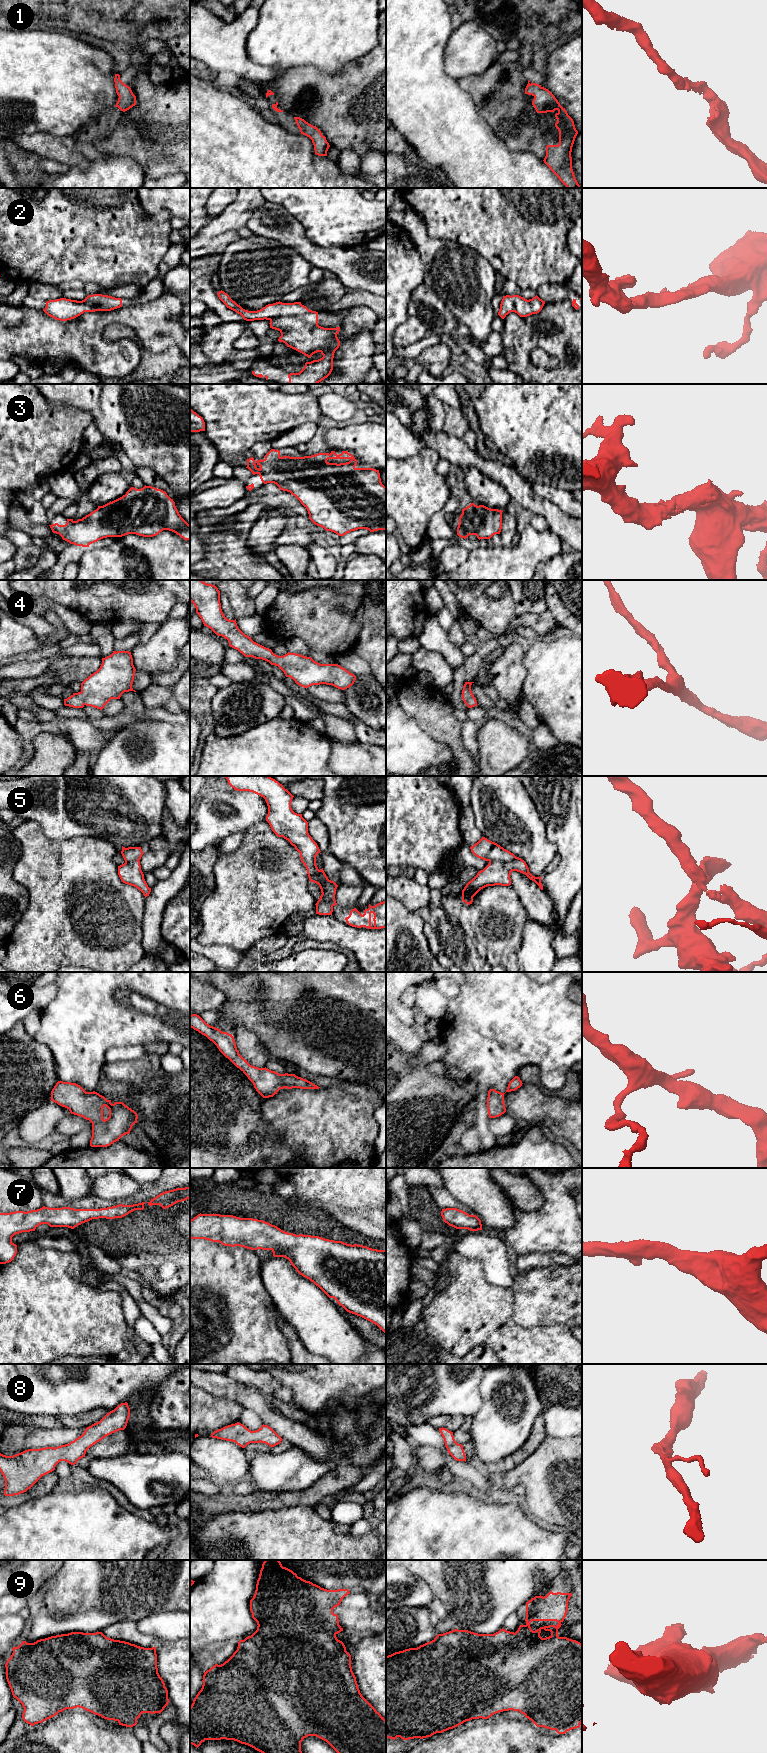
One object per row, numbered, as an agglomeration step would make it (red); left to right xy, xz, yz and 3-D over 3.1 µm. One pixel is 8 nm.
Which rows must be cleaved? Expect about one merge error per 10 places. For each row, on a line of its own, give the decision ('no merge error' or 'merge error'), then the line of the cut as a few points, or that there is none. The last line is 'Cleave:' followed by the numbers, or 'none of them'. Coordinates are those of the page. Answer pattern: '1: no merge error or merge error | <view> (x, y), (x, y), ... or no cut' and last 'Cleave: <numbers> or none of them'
1: no merge error | no cut
2: no merge error | no cut
3: no merge error | no cut
4: no merge error | no cut
5: merge error | yz (516, 857), (508, 861), (489, 862)
6: no merge error | no cut
7: no merge error | no cut
8: no merge error | no cut
9: no merge error | no cut
Cleave: 5

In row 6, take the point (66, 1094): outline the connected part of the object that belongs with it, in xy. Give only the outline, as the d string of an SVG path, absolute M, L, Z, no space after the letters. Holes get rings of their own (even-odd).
M58 1081L51 1091L51 1101L92 1123L91 1147L107 1147L119 1141L130 1133L138 1119L137 1113L123 1102L112 1104L99 1093L86 1092L76 1083ZM104 1106L109 1109L109 1117L105 1120Z

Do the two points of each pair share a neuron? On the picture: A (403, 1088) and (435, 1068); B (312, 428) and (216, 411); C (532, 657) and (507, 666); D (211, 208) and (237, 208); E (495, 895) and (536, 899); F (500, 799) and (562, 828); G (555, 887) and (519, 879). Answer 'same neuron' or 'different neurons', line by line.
A: different neurons
B: different neurons
C: different neurons
D: different neurons
E: different neurons
F: different neurons
G: different neurons

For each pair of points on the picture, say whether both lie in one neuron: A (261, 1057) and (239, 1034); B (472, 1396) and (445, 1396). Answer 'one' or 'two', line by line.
A: one
B: one

